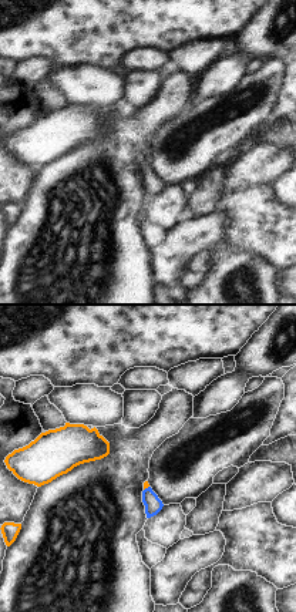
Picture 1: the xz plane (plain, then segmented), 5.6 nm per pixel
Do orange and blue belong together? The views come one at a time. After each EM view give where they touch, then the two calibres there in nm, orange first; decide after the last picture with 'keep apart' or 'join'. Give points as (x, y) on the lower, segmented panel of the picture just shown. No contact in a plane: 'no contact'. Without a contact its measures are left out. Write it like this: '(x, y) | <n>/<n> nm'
(145, 487) | 30/100 nm

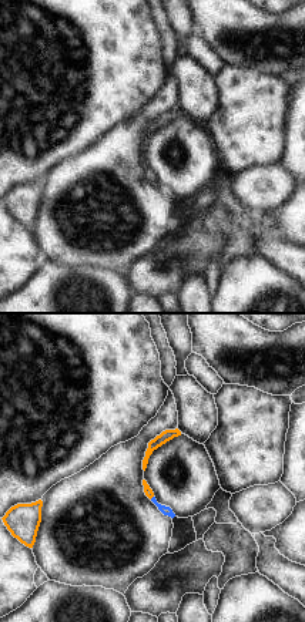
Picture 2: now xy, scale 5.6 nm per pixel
(151, 497) | 50/50 nm

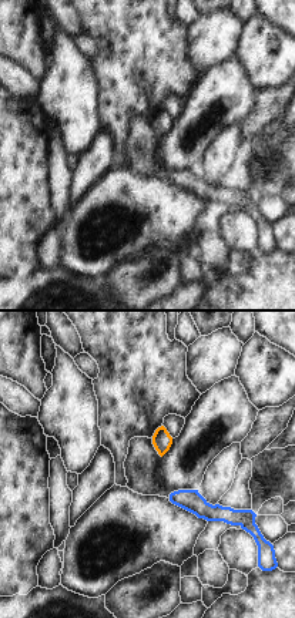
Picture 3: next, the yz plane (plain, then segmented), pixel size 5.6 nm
no contact

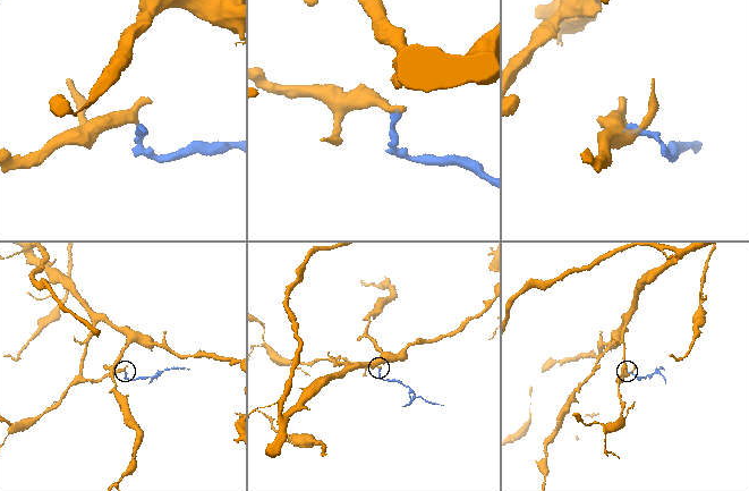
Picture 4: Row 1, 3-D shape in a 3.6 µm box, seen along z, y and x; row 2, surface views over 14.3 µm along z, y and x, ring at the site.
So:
join

